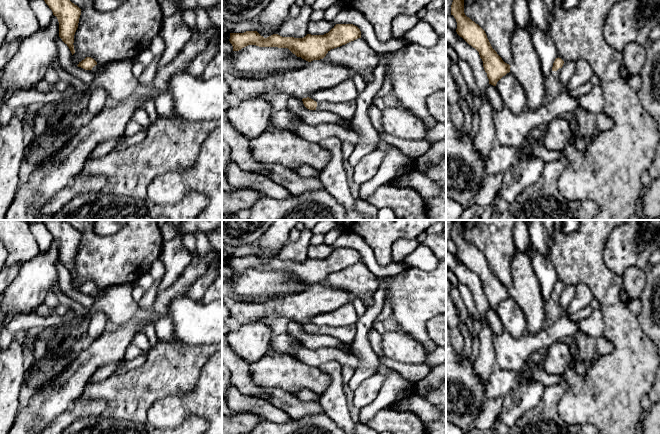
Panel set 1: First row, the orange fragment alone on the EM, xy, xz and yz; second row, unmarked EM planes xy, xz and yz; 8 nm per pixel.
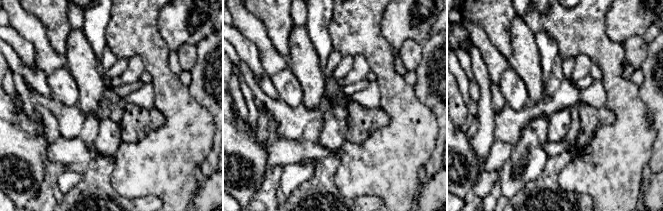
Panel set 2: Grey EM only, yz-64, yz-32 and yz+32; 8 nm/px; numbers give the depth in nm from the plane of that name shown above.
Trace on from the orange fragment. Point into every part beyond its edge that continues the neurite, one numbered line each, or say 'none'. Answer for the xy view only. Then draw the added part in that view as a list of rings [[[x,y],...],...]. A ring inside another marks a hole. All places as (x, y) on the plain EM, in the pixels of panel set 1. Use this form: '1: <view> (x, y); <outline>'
1: xy (116, 302); [[[123,284],[92,292],[95,299],[93,308],[103,311],[114,327],[130,321],[139,309],[132,297],[133,284]]]

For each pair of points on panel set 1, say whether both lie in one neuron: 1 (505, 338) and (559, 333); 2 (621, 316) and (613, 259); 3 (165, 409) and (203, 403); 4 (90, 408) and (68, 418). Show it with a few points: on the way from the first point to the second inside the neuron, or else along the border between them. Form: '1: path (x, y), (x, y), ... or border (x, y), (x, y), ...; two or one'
1: path (518, 343), (540, 342), (546, 337); one
2: border (602, 253), (604, 263), (621, 277); two
3: path (174, 409), (181, 405), (194, 403); one
4: path (85, 408), (80, 408), (73, 413); one

